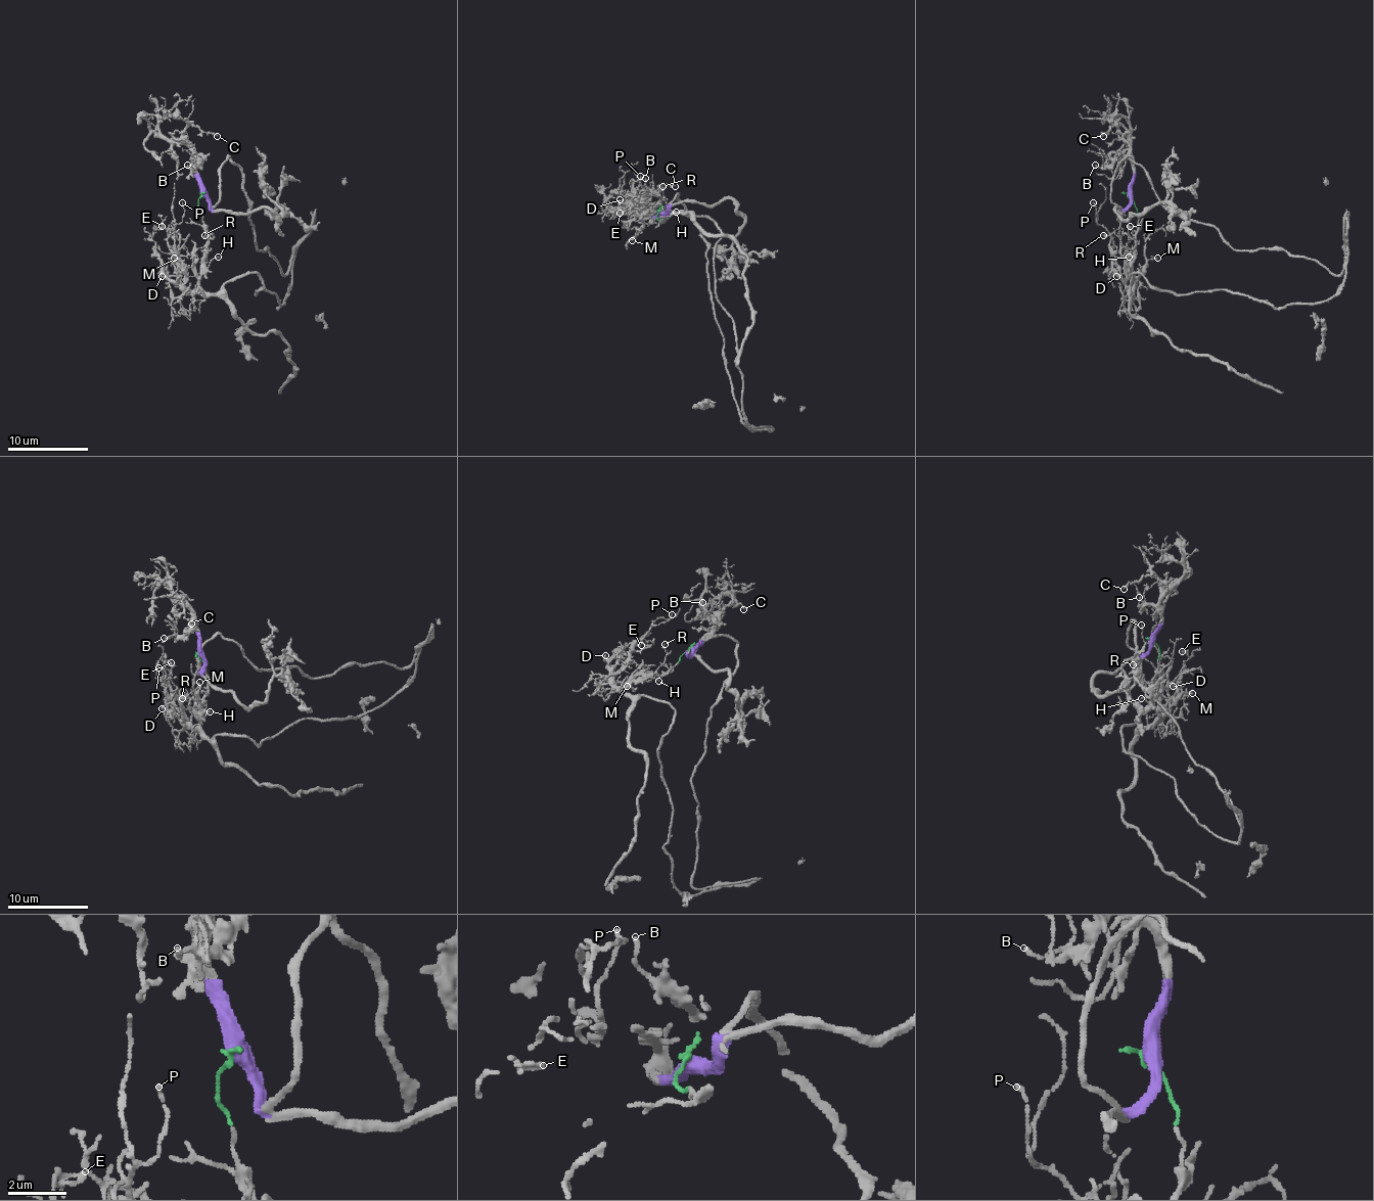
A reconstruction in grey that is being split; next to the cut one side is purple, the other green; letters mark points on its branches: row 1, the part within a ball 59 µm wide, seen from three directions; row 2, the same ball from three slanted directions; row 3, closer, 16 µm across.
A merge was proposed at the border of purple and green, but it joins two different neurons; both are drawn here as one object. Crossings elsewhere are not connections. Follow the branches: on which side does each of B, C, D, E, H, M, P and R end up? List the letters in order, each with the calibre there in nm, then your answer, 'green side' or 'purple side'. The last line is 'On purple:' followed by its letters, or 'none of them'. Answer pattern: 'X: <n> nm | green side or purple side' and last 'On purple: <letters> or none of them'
B: 80 nm | purple side
C: 140 nm | purple side
D: 150 nm | green side
E: 100 nm | green side
H: 120 nm | green side
M: 150 nm | green side
P: 120 nm | green side
R: 130 nm | green side
On purple: B, C

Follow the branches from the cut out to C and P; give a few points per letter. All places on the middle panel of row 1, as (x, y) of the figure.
C: (658, 212), (652, 215), (644, 208), (644, 201), (667, 185), (675, 185)
P: (658, 212), (660, 221), (662, 214), (637, 208), (631, 201), (633, 185), (643, 179), (641, 175)

